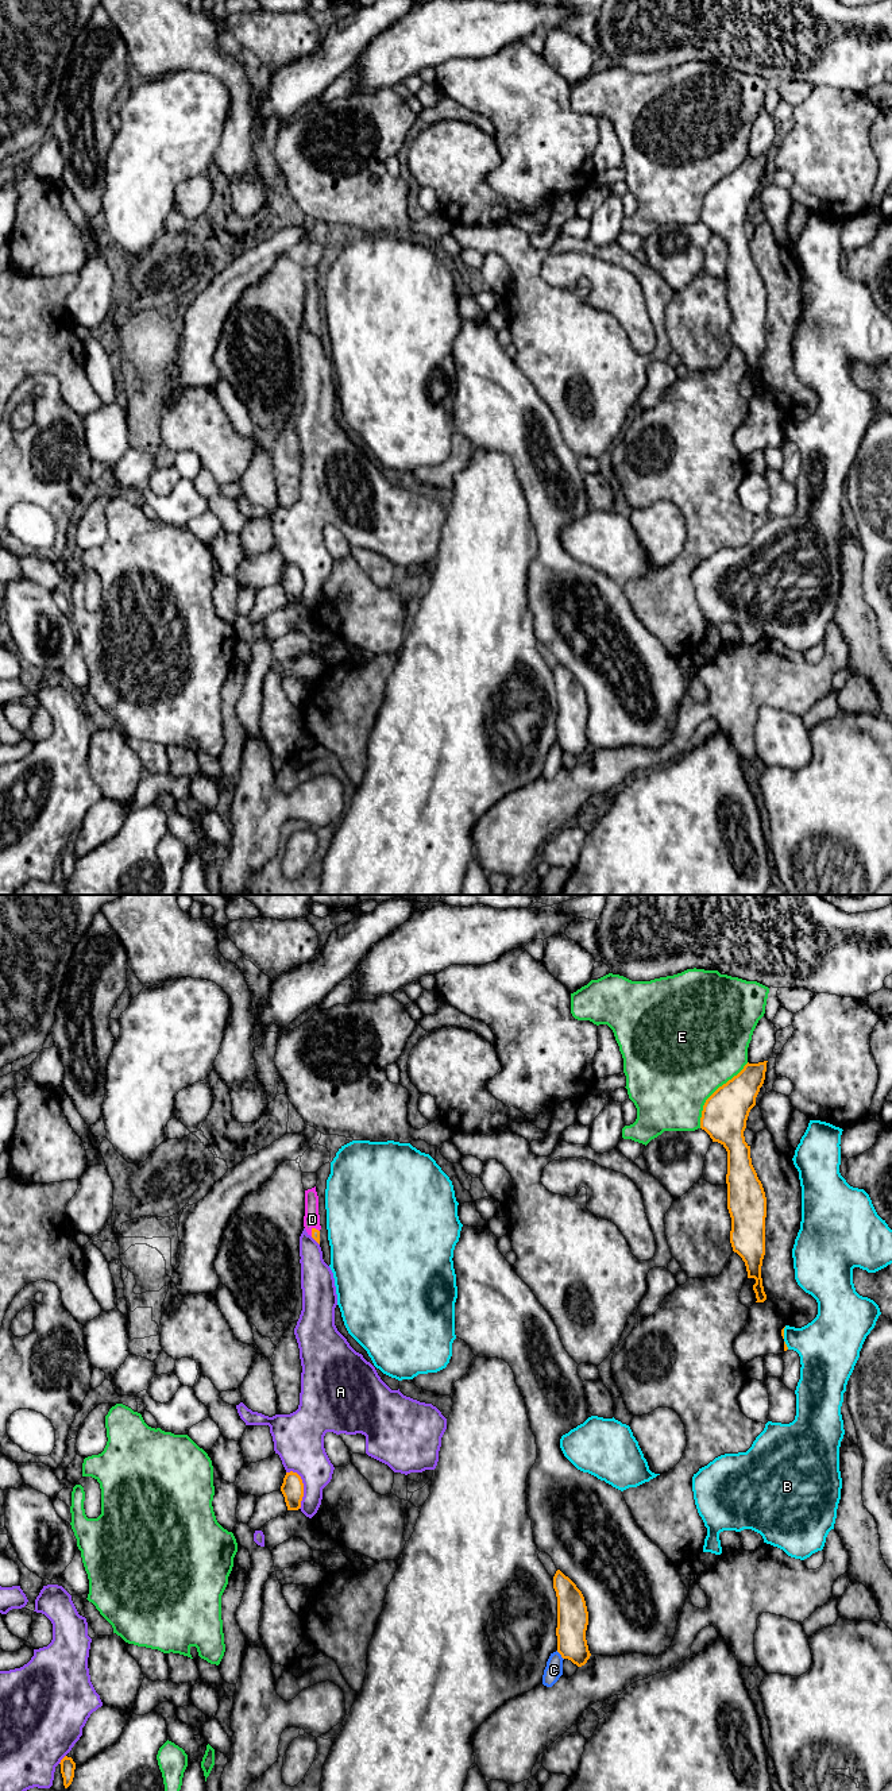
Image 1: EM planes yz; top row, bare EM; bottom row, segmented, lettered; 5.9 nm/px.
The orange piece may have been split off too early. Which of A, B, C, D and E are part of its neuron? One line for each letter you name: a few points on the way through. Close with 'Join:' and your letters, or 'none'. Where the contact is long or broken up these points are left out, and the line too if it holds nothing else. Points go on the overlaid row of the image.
D: Path across: yz (315, 1232), (312, 1230), (312, 1219)
Join: D

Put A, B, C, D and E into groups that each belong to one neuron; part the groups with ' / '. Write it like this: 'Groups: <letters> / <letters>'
Groups: A / B / C / D / E

